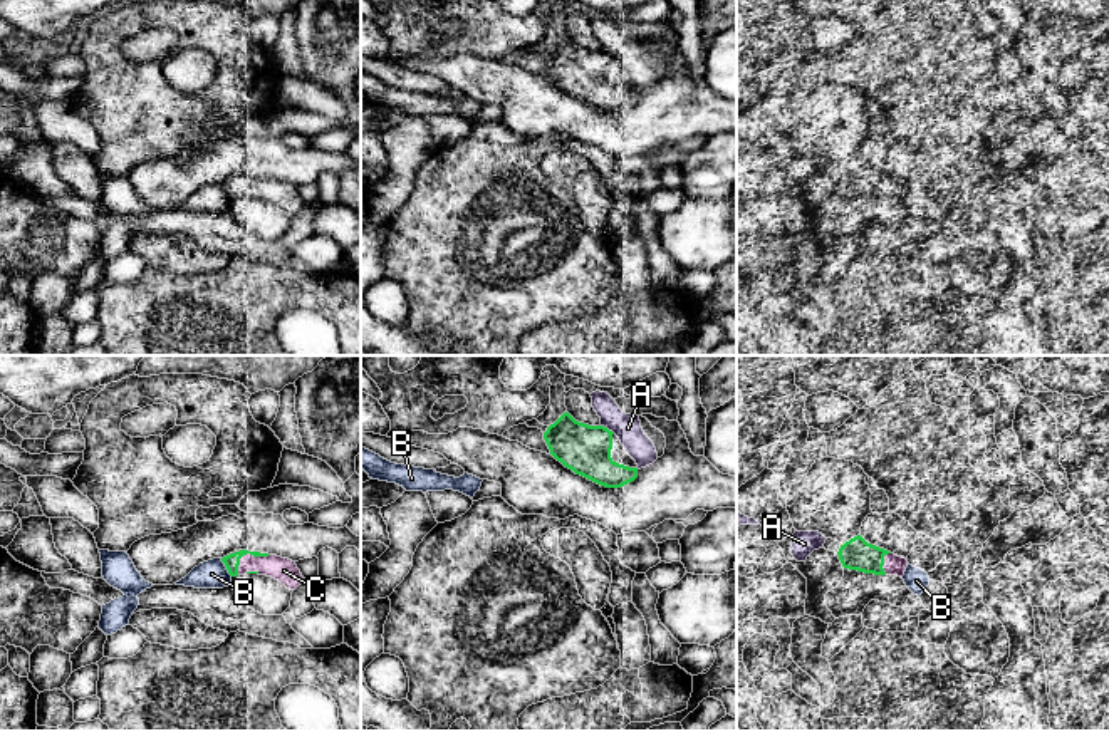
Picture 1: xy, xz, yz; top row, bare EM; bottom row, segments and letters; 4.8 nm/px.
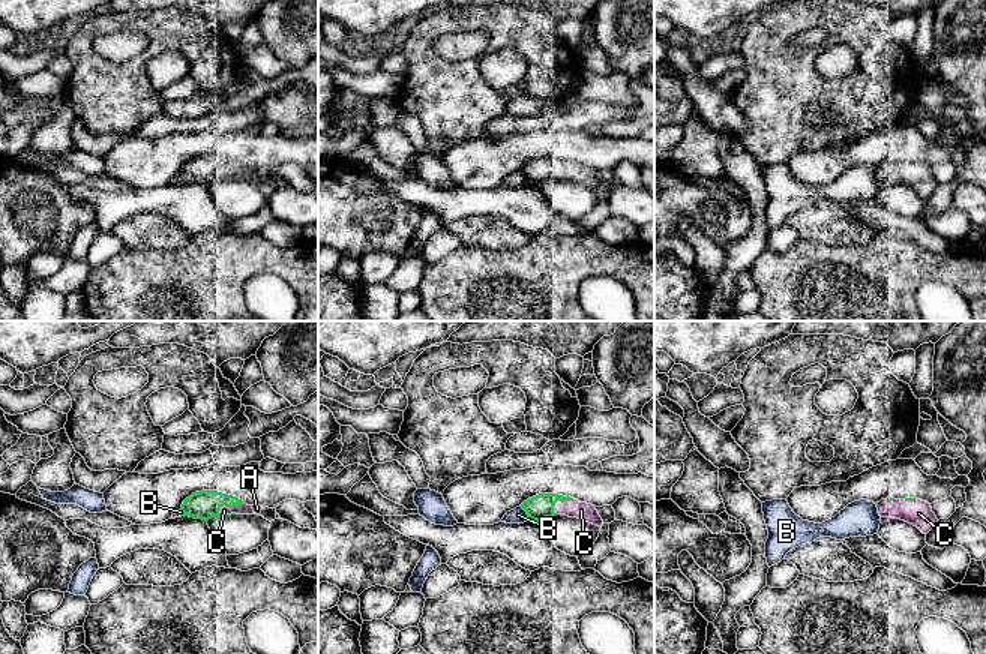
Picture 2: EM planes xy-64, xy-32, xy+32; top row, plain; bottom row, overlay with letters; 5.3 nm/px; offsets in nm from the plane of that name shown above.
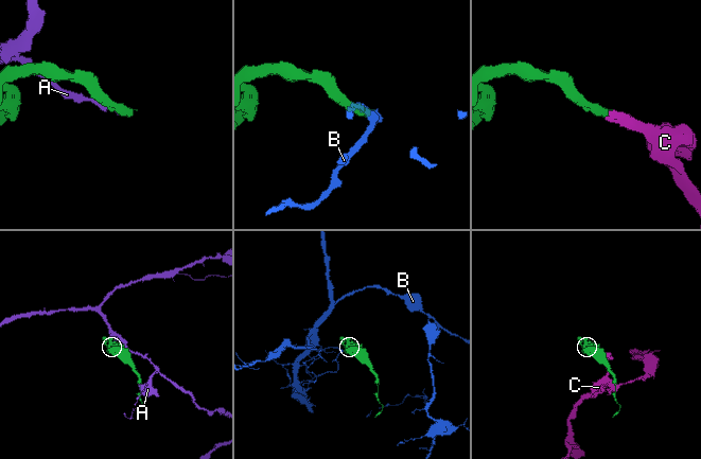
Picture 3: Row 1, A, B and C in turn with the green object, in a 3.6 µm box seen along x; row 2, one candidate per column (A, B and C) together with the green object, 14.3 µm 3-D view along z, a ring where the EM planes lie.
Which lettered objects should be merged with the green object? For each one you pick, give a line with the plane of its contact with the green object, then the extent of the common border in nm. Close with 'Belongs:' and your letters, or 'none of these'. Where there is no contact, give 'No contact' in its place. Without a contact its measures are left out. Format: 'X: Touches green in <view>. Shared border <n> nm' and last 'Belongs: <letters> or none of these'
C: Touches green in xy. Shared border 180 nm
Belongs: C

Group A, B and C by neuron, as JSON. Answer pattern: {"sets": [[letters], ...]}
{"sets": [["A"], ["B"], ["C"]]}

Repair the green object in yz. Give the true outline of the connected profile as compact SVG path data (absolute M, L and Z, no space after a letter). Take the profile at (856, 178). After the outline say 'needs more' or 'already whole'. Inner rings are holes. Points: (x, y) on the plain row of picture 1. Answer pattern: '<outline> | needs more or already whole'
M861 159L841 169L837 179L844 193L864 198L903 201L908 191L906 183L867 168Z | needs more

